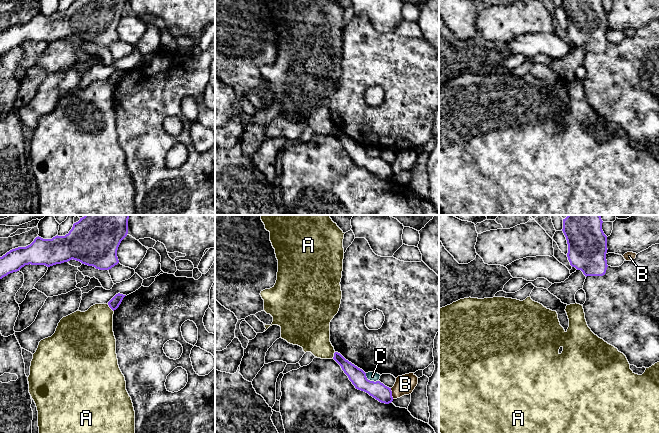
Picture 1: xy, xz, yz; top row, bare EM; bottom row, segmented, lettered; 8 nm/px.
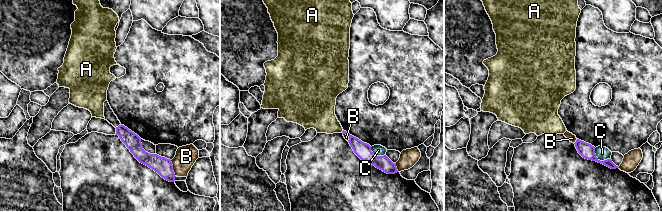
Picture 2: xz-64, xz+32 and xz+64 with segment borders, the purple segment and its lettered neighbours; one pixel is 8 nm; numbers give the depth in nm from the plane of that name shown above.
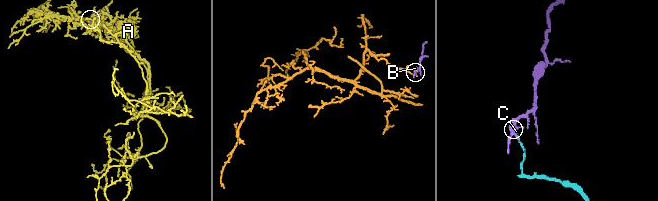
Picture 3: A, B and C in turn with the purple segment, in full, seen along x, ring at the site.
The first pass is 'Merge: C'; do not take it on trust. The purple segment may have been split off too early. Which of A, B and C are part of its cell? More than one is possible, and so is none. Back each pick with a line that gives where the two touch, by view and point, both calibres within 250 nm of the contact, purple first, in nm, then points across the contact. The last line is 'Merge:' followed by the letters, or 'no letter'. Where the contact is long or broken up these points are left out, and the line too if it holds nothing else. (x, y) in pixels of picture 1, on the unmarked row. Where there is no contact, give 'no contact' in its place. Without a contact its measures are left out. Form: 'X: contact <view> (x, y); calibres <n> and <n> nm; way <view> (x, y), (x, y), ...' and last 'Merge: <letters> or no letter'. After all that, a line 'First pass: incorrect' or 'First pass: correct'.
Merge: no letter
First pass: incorrect

